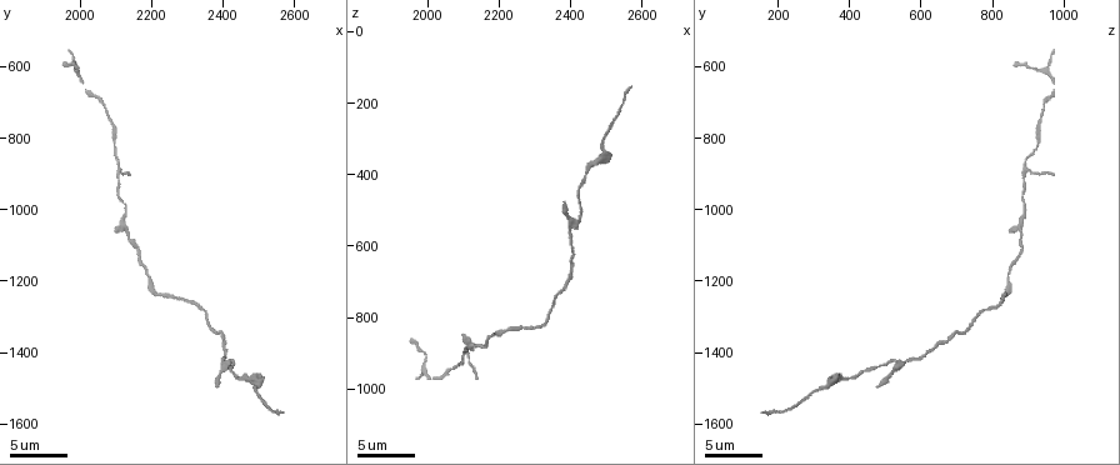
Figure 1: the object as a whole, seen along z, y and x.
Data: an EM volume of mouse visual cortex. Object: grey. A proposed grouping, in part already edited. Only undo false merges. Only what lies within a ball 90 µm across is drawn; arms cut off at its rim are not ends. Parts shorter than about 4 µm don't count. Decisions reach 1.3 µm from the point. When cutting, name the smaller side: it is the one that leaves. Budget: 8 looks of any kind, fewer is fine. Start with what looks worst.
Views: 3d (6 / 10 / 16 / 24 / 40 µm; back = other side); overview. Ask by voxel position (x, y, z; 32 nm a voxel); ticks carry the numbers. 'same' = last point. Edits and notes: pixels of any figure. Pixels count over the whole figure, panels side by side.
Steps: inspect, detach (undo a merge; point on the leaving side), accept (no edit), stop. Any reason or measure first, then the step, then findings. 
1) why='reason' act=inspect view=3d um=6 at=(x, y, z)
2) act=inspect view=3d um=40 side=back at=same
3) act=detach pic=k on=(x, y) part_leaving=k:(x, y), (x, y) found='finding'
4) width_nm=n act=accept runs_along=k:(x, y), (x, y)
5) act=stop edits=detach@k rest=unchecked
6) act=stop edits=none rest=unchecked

why='a narrow waist' act=inspect view=3d um=10 at=(2020, 670, 960)

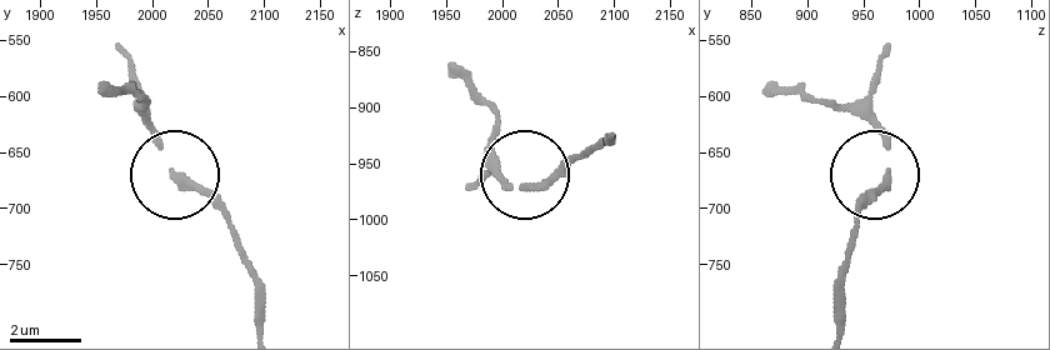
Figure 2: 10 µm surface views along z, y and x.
why='closer look' act=inspect view=3d um=6 at=(2022, 668, 968)

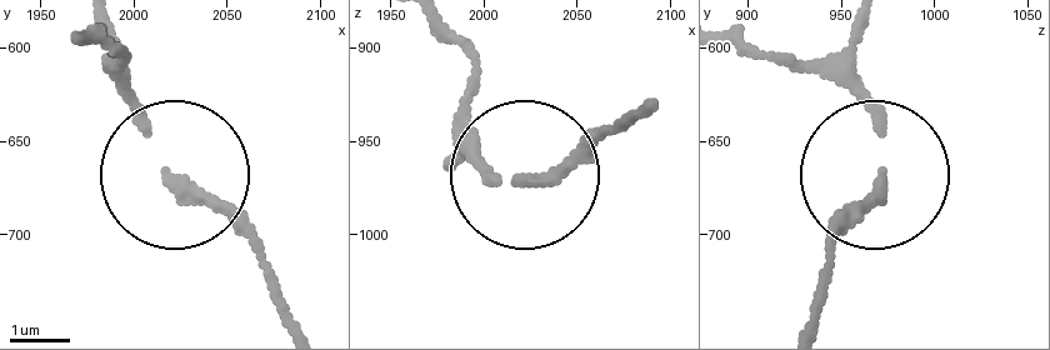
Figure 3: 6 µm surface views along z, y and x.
act=accept found='continuous, no second cell'

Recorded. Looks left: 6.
why='three-way junction' act=inspect view=3d um=16 at=(2100, 870, 900)

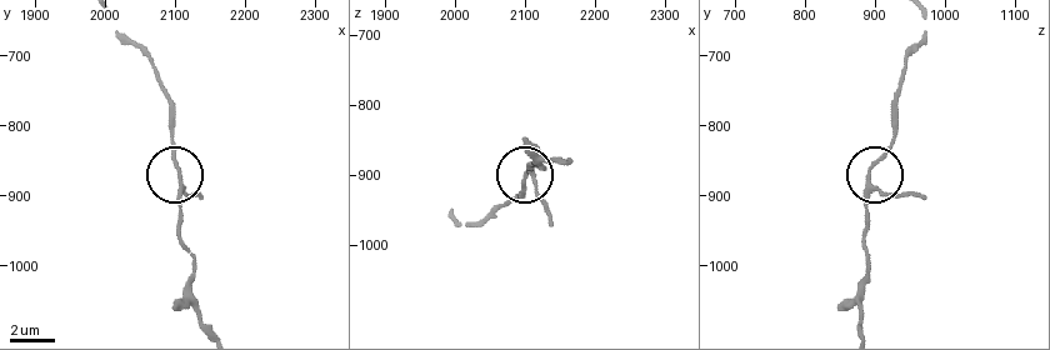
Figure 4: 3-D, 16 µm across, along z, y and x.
act=inspect view=3d um=16 side=back at=(2105, 865, 895)

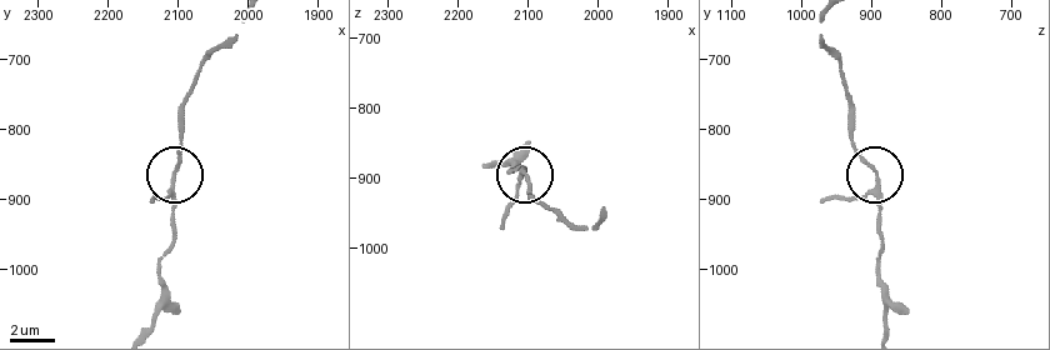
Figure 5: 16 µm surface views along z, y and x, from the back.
width_nm=130 act=accept runs_along=5:(149, 329), (171, 240), (183, 124) found='one cell here'

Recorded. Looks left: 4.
why='thick turns thin' act=inspect view=3d um=10 at=(2130, 1010, 890)

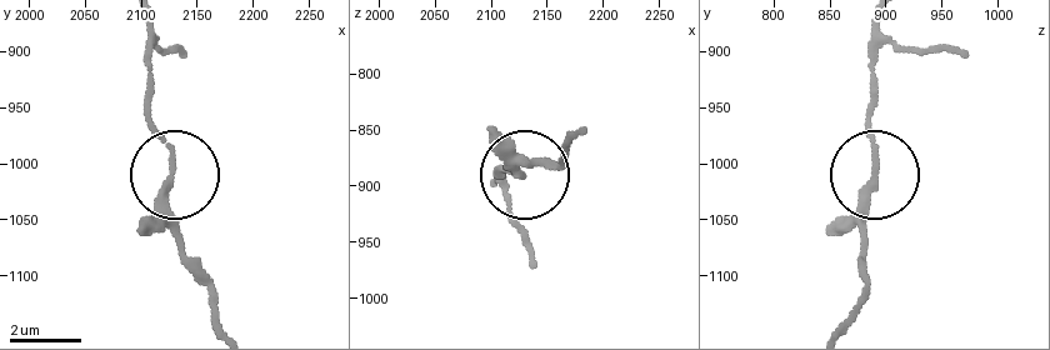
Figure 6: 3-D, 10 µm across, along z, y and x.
act=inspect view=3d um=6 at=(2126, 1006, 890)

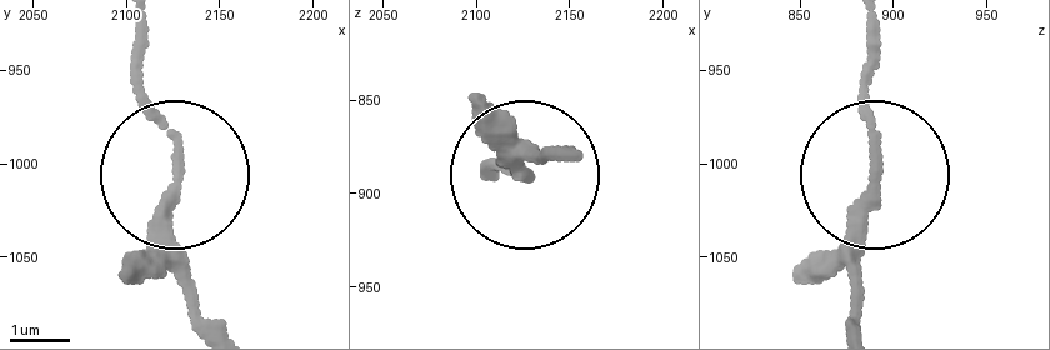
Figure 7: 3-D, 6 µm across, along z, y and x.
width_nm=200 act=accept runs_along=7:(860, 324), (875, 160), (860, 85), (875, 25) found='one cell here'

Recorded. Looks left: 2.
act=inspect view=3d um=10 at=(2500, 1500, 340)

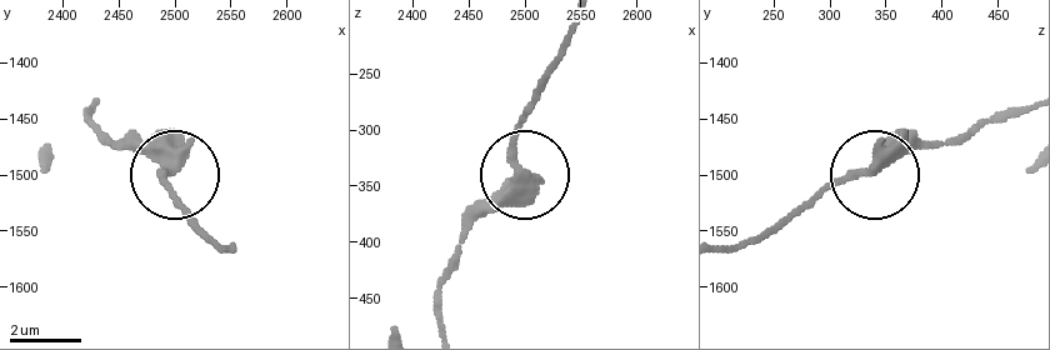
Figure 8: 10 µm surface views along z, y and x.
width_nm=360 act=accept runs_along=8:(1025, 108), (908, 144), (873, 174), (828, 183), (785, 219) found='all the same cell'

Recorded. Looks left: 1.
act=stop edits=none rest=unchecked

